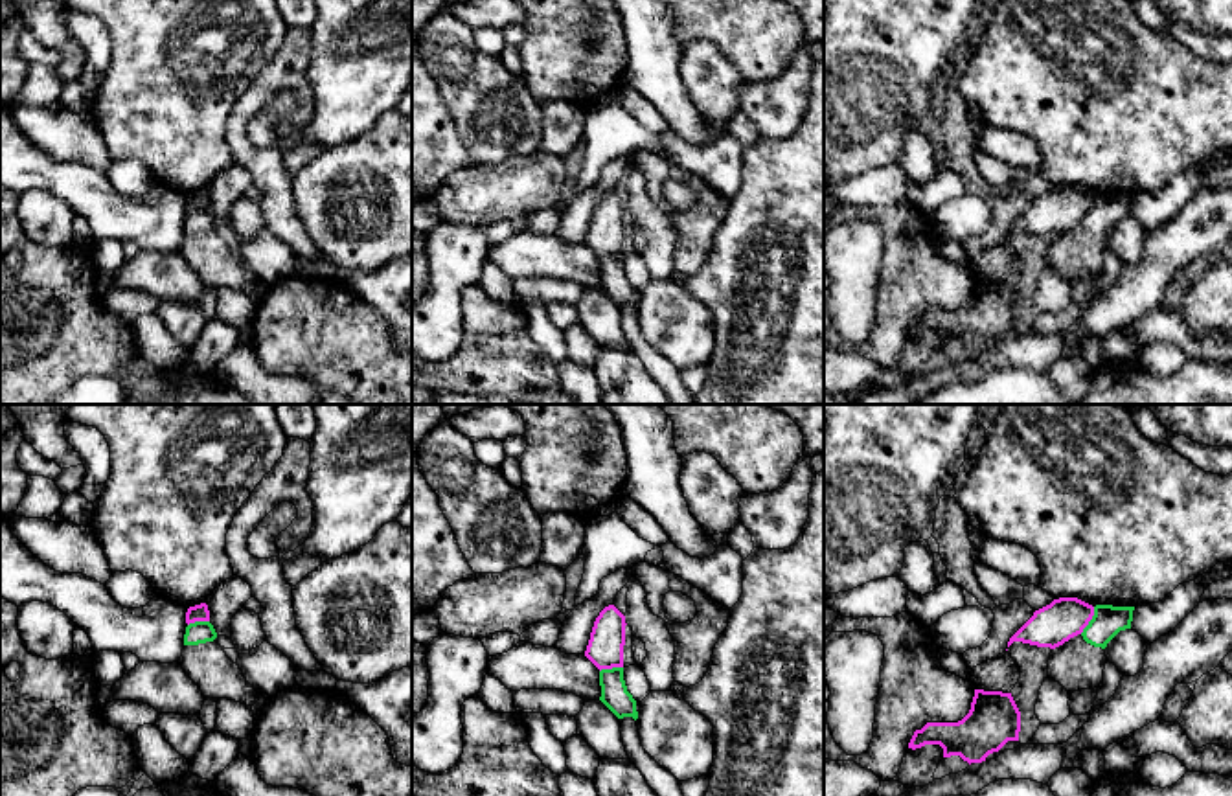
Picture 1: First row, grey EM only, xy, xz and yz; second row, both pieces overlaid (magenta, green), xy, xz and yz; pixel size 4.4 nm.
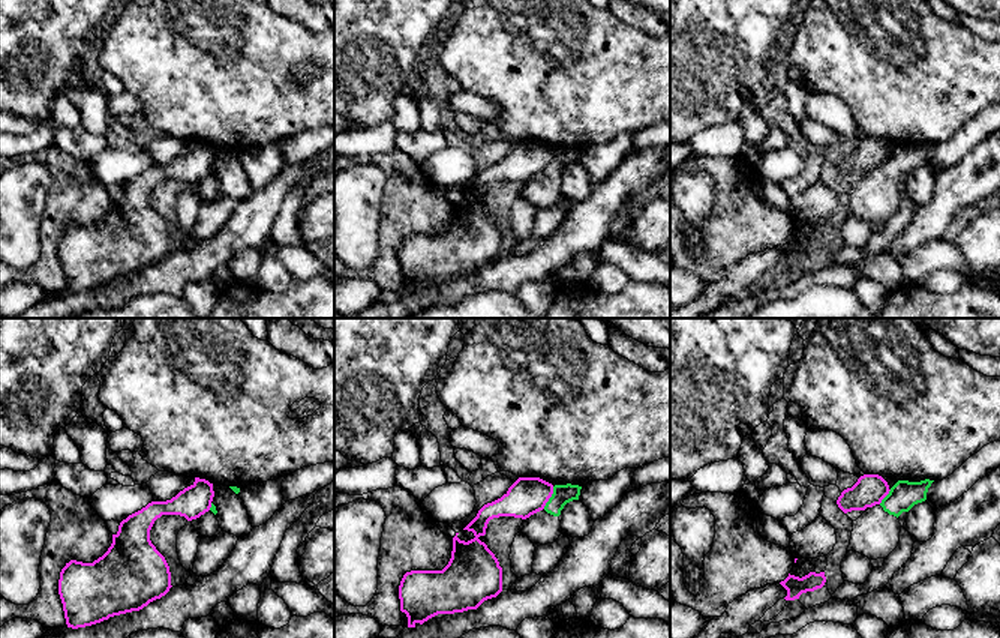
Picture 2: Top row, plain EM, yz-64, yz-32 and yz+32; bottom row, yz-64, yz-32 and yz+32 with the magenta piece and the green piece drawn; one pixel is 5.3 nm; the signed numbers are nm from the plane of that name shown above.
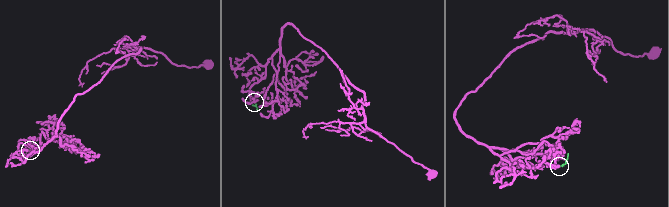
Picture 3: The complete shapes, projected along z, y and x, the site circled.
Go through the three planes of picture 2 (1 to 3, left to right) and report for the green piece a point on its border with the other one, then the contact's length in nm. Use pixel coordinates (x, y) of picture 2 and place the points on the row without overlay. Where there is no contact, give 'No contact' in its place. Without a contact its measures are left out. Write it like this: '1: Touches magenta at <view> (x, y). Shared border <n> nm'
1: Touches magenta at yz-64 (210, 170). Shared border 40 nm
2: Touches magenta at yz-32 (550, 159). Shared border 130 nm
3: Touches magenta at yz+32 (885, 159). Shared border 100 nm

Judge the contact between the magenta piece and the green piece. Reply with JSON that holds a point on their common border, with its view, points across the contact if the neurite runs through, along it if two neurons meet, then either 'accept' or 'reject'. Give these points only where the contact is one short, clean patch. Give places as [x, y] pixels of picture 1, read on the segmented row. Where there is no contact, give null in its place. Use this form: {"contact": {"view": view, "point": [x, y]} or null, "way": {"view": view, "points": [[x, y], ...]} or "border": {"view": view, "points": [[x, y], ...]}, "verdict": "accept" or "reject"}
{"contact": {"view": "yz", "point": [1091, 618]}, "border": {"view": "yz", "points": [[1095, 607], [1093, 618], [1080, 633]]}, "verdict": "reject"}

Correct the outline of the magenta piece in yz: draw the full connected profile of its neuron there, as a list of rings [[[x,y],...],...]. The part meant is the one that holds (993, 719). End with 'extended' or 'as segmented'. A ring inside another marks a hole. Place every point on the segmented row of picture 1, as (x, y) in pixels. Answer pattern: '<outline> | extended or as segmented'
[[[975,689],[969,713],[958,722],[927,722],[916,730],[908,748],[940,745],[943,757],[960,756],[982,763],[1008,741],[1019,741],[1021,711],[1011,693]]] | as segmented

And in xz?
[[[605,607],[594,621],[585,656],[601,671],[623,667],[625,616]]] | as segmented

